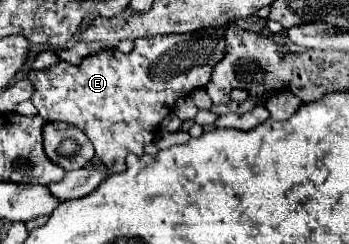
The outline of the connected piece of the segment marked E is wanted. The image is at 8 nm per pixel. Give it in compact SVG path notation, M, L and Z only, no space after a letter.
M230 25L226 27L210 27L210 29L200 29L200 31L192 31L192 33L180 33L180 35L162 35L162 37L142 37L142 39L136 39L134 41L134 49L130 53L120 53L118 49L102 49L98 53L92 53L88 57L82 59L80 65L72 65L72 63L58 63L54 67L48 67L48 69L36 69L36 71L30 71L28 79L34 83L36 91L34 91L34 107L38 109L38 115L46 121L66 121L68 125L76 125L78 129L82 129L86 133L86 137L92 141L94 149L96 149L96 155L102 159L102 163L108 167L110 173L122 173L126 171L126 155L128 153L134 153L134 155L144 155L144 147L148 143L154 141L156 137L156 131L164 119L164 105L168 105L170 109L176 105L176 101L188 93L192 93L194 89L200 89L200 87L206 87L212 79L212 71L214 67L224 59L224 53L226 53L226 31L230 29Z

